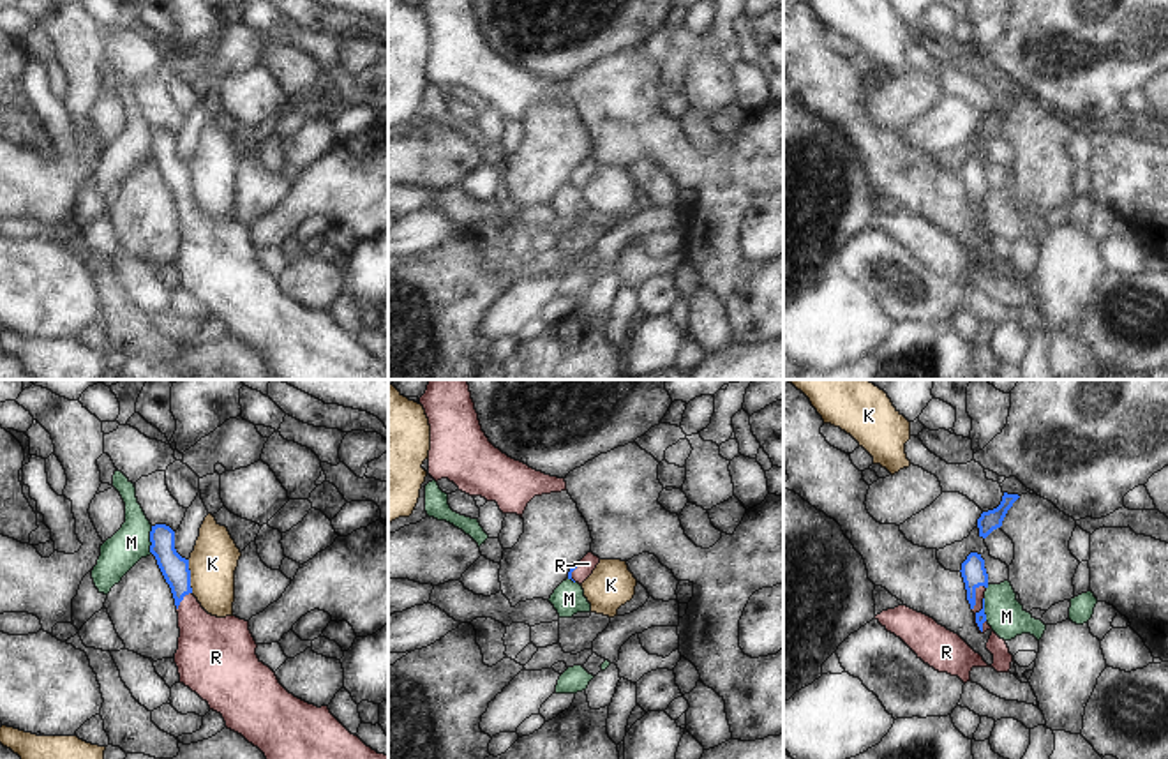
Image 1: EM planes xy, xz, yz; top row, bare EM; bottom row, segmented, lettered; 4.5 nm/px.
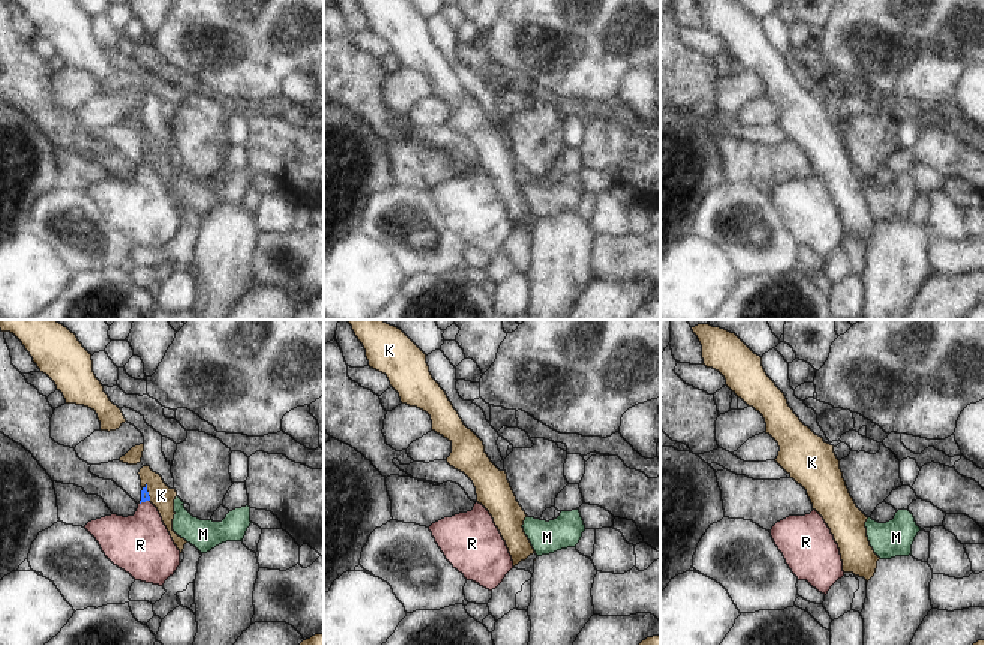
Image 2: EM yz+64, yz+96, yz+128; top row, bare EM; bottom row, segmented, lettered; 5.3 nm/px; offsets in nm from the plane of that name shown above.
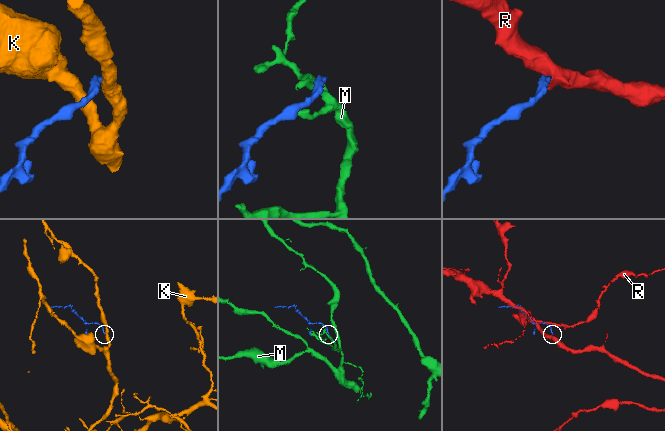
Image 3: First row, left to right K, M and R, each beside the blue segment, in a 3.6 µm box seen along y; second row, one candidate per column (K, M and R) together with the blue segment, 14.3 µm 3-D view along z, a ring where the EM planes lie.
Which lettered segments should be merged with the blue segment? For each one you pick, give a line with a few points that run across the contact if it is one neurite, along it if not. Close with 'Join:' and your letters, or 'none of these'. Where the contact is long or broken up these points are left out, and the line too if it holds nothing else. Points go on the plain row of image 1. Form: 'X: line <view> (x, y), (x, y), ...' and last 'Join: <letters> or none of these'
R: line yz (973, 175), (974, 202), (995, 265), (944, 247)
Join: R

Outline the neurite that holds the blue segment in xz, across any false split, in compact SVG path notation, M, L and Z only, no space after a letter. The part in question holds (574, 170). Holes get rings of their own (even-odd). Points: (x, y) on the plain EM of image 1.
M588 157L580 166L573 168L568 184L573 184L575 187L582 189L596 173L600 168L600 162L593 157Z

